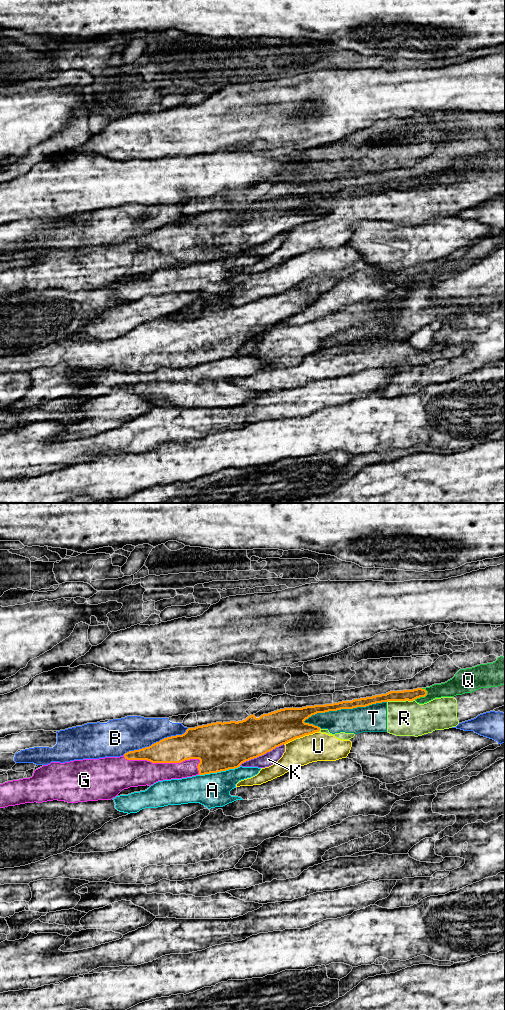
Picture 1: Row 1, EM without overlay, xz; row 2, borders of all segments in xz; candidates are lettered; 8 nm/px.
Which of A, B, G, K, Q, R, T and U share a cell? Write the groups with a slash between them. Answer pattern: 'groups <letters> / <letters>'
groups A / B / G / K / Q R T U

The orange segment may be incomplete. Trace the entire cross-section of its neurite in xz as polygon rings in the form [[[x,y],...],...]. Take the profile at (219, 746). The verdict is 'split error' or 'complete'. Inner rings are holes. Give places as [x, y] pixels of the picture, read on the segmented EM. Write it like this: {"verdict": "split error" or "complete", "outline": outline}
{"verdict": "split error", "outline": [[[417,688],[413,690],[390,691],[386,694],[354,699],[352,701],[342,701],[333,704],[306,706],[302,708],[284,708],[268,714],[263,714],[259,718],[256,718],[253,714],[248,716],[245,720],[238,722],[216,722],[197,726],[195,728],[188,728],[182,735],[164,738],[149,747],[129,751],[120,757],[83,759],[65,763],[51,762],[48,765],[43,765],[34,770],[33,776],[30,778],[23,778],[0,784],[0,808],[25,803],[42,803],[53,800],[65,801],[68,803],[111,800],[118,796],[122,790],[130,787],[151,786],[158,781],[182,779],[196,775],[205,775],[235,769],[240,767],[242,763],[262,756],[276,747],[286,744],[296,738],[319,732],[321,729],[320,727],[304,722],[306,719],[317,713],[366,707],[372,704],[388,701],[413,701],[417,698],[425,697],[426,695],[427,691],[425,689]]]}

